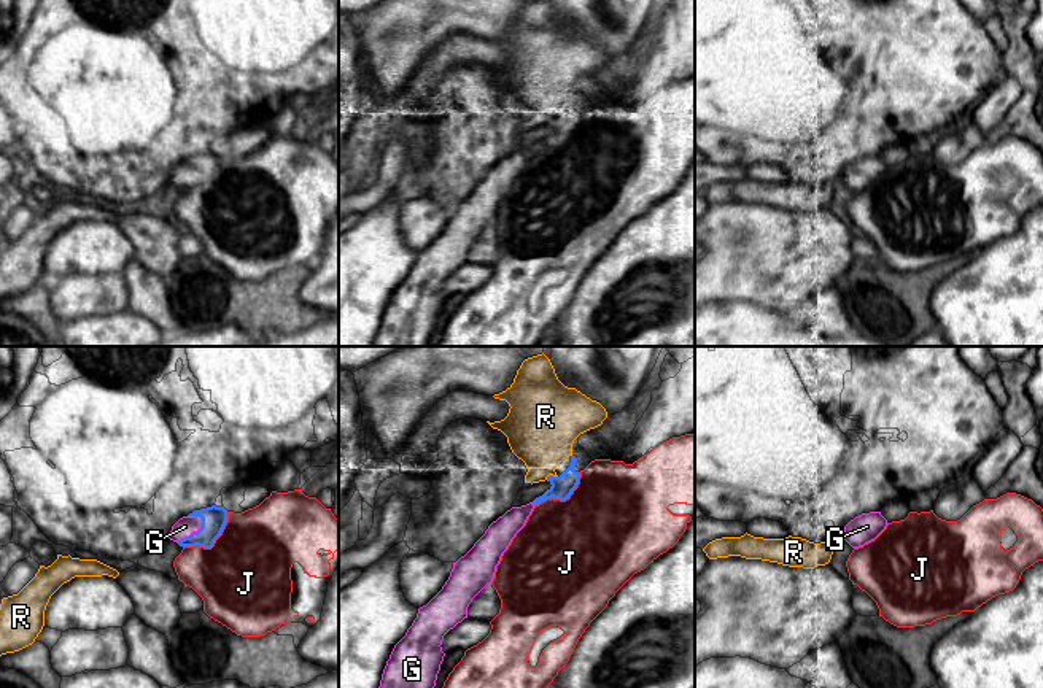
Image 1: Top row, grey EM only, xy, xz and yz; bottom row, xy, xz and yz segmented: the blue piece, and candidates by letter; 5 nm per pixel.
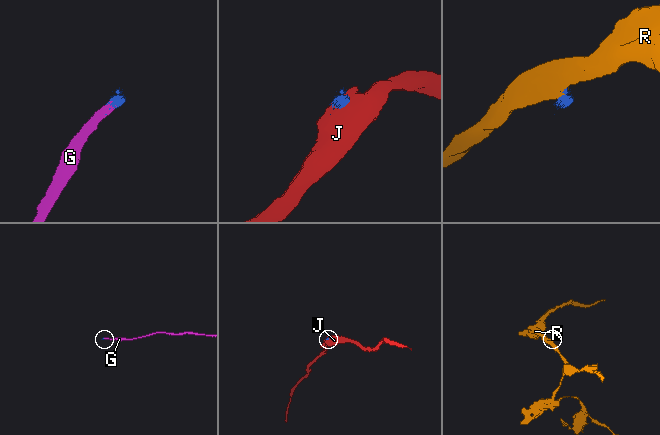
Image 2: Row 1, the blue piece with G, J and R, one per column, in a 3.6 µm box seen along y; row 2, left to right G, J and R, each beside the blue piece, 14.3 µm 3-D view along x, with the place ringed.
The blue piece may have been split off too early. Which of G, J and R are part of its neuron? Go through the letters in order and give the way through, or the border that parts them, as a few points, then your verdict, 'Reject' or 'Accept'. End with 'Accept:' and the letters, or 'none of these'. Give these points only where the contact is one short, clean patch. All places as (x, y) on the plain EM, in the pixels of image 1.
G: Path across: xy (213, 162), (194, 177), (185, 170). Accept
J: Boundary: xy (228, 156), (228, 166), (210, 191), (186, 189), (183, 193). Reject
R: Reject
Accept: G

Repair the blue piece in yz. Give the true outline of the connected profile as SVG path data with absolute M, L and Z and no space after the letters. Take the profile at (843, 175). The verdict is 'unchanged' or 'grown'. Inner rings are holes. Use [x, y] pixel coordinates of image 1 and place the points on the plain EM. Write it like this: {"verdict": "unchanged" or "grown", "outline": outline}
{"verdict": "grown", "outline": "M881 156L862 157L844 170L841 181L852 192L859 192L874 184L886 173L886 170L887 164L881 159Z"}

